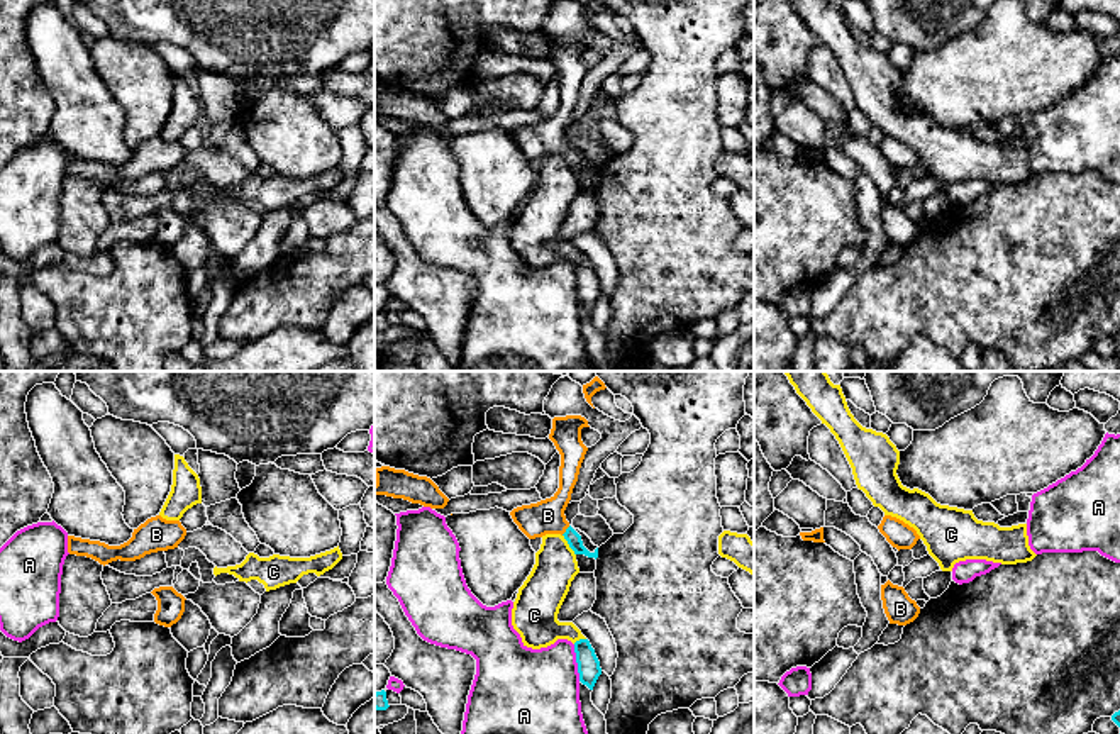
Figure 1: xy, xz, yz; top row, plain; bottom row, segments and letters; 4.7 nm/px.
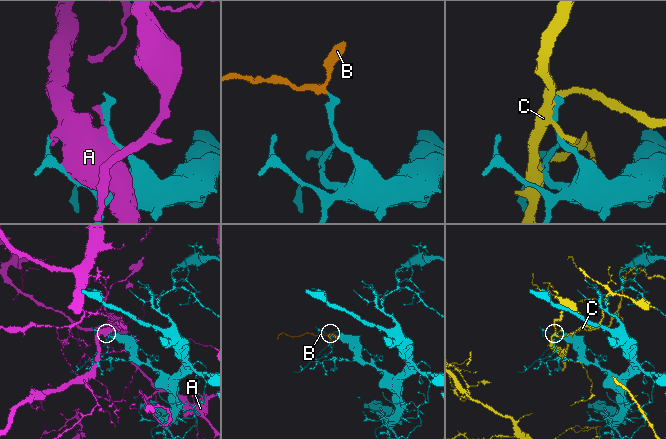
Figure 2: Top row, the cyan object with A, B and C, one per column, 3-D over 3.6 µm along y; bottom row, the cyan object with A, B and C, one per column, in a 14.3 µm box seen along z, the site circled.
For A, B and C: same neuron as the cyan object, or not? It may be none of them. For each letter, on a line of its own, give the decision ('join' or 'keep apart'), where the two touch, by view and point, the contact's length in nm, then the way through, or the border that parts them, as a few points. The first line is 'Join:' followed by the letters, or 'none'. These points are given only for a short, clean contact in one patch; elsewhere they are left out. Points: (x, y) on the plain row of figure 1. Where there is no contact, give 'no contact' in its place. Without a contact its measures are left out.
Join: B
A: keep apart; contact xz (576, 282); length 180 nm
B: join; contact xz (566, 151); length 60 nm; way xz (571, 156), (566, 151), (548, 136)
C: keep apart; contact xz (568, 163); length 120 nm

